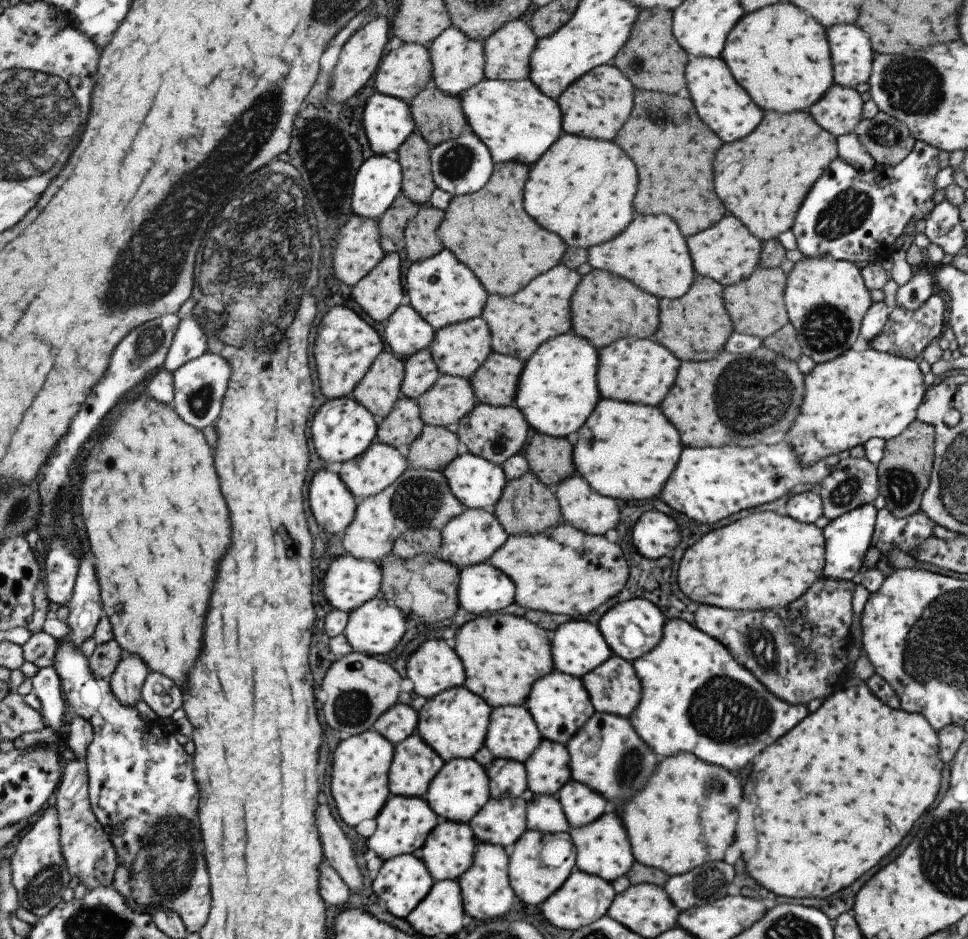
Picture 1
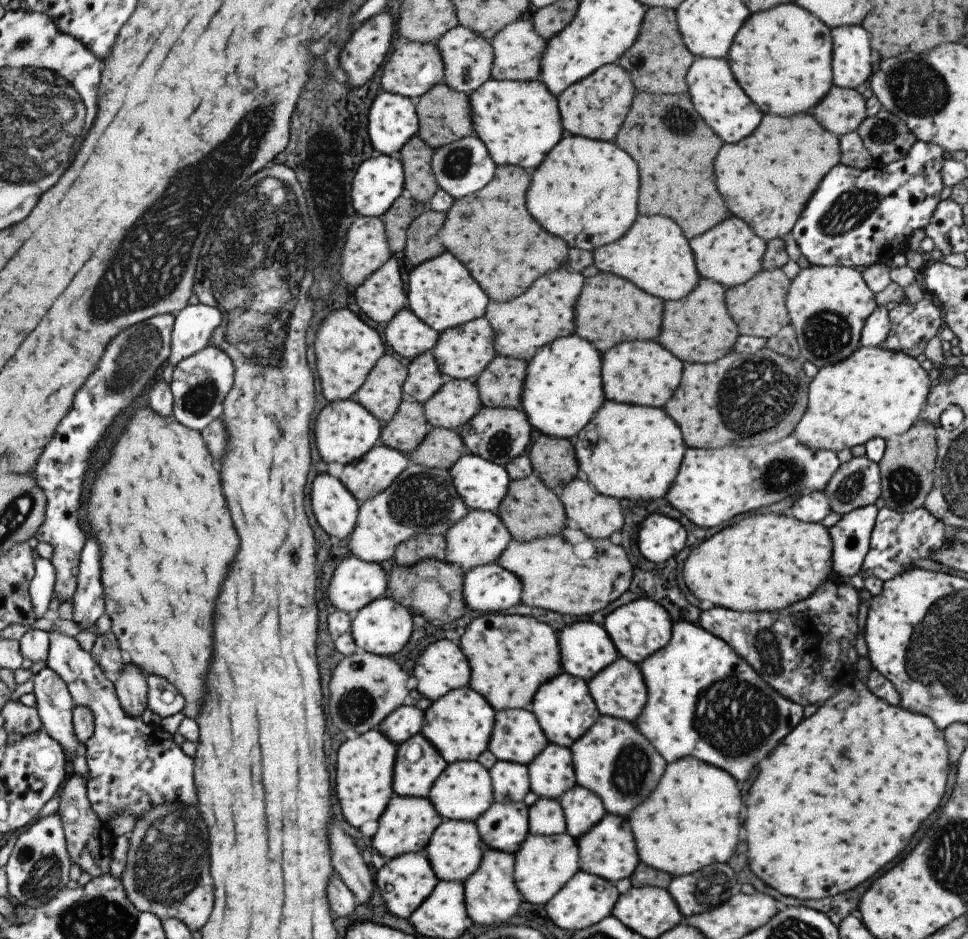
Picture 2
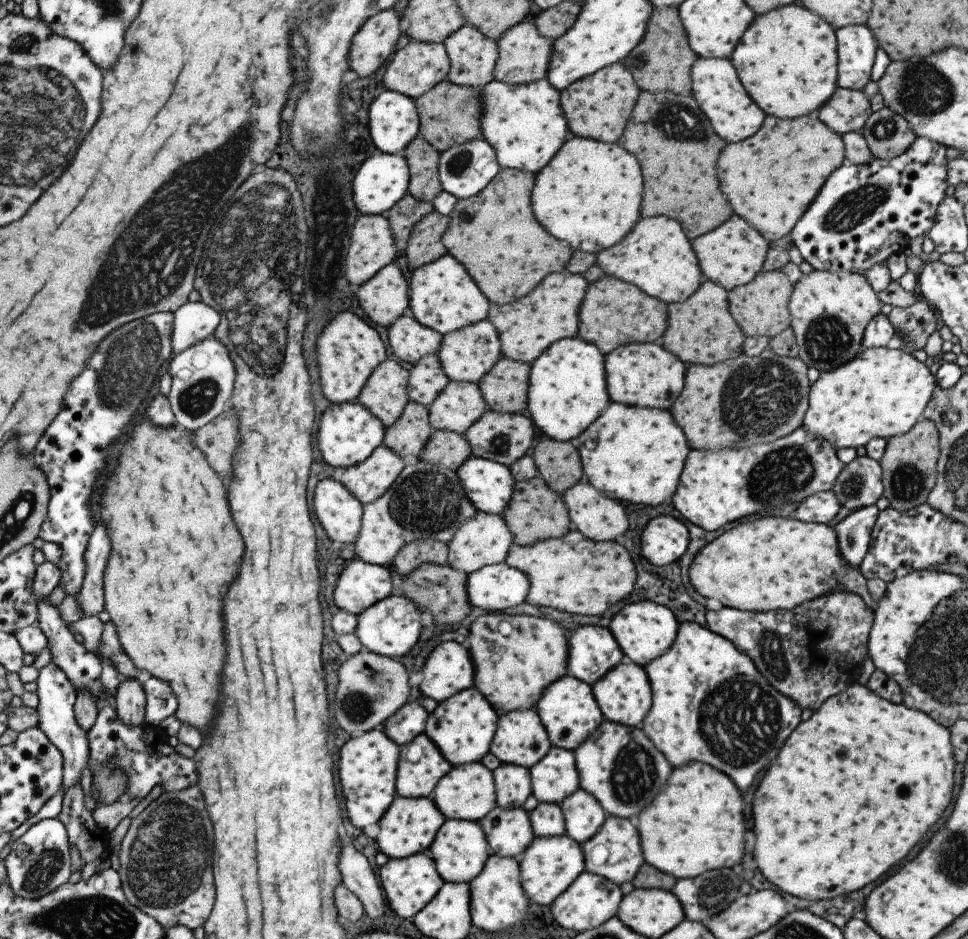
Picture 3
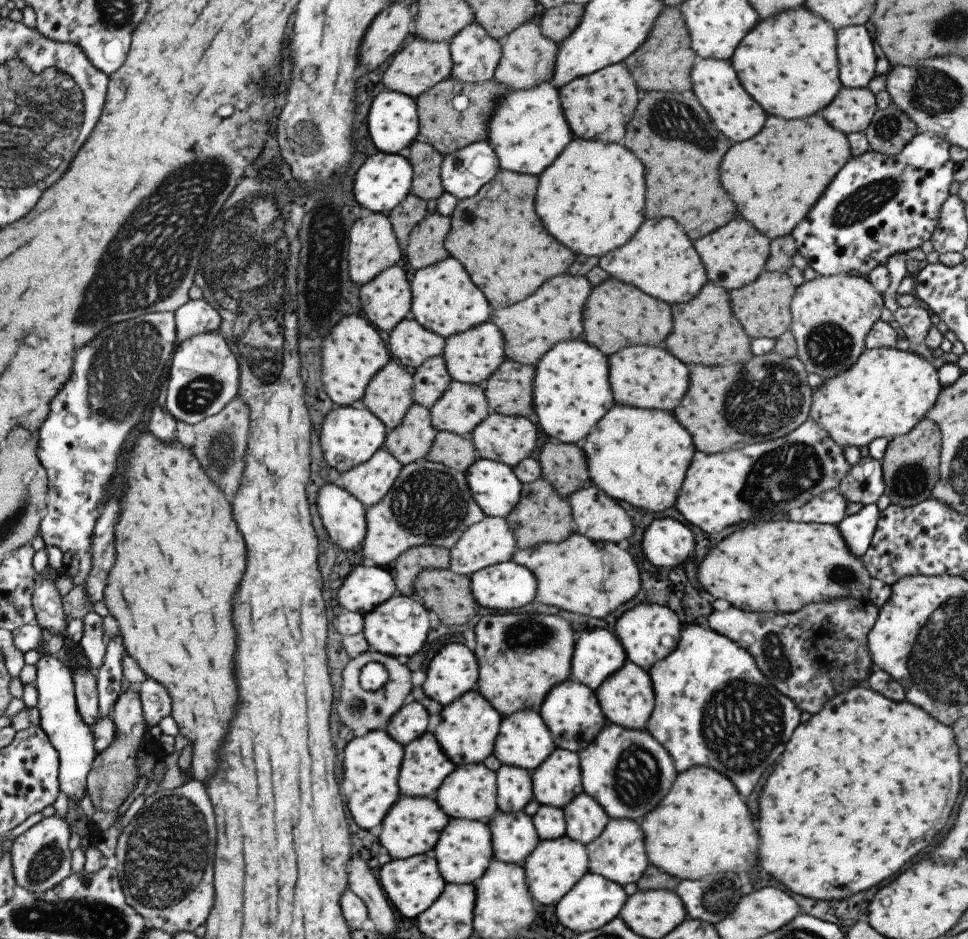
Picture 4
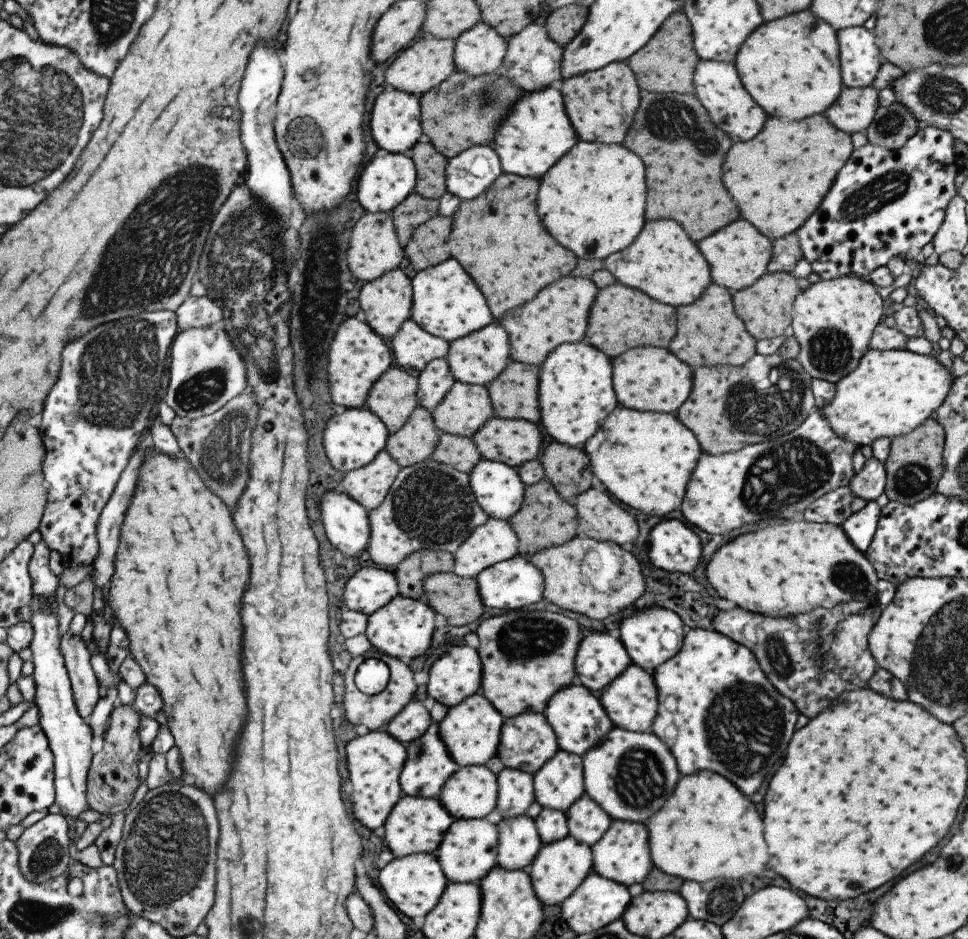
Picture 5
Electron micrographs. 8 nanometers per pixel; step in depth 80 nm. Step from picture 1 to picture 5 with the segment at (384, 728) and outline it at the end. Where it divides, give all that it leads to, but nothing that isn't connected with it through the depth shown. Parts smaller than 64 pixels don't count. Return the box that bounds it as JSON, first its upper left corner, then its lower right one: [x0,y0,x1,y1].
[383,701,431,744]

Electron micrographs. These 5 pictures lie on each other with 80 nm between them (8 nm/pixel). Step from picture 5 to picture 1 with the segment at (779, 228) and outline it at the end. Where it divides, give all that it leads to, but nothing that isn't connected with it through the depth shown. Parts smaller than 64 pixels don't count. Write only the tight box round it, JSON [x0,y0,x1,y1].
[713,111,837,241]

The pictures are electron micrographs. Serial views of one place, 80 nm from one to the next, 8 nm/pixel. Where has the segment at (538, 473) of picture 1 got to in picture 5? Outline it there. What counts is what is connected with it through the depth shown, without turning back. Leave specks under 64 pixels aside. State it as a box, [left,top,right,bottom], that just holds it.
[539,441,595,502]

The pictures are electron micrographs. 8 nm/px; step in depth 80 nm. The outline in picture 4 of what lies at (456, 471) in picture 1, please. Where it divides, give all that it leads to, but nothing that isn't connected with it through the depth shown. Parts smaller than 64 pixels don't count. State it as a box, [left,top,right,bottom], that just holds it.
[464,458,521,518]

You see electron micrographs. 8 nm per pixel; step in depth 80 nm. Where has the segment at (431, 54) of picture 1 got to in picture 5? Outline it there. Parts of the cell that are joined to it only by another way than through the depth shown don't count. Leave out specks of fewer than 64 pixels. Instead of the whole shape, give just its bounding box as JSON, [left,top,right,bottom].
[453,22,507,76]

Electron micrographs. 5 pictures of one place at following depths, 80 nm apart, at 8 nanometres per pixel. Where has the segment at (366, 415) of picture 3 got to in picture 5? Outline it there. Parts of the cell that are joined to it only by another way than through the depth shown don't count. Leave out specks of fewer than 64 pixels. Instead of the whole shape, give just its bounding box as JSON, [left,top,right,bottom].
[323,409,387,473]

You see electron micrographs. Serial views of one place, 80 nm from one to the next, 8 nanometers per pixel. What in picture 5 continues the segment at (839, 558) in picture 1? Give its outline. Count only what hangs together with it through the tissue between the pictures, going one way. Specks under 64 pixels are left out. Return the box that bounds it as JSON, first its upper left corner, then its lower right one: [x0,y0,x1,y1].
[839,501,879,553]

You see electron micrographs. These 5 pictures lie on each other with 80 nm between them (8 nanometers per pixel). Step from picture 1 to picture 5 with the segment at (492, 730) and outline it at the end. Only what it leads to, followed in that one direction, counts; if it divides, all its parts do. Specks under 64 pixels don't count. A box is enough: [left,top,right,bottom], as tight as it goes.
[496,712,558,776]

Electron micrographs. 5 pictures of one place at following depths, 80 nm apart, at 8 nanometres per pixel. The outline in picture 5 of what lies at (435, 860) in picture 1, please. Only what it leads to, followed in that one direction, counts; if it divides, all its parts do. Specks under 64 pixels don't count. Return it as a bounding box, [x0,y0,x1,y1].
[433,818,497,883]

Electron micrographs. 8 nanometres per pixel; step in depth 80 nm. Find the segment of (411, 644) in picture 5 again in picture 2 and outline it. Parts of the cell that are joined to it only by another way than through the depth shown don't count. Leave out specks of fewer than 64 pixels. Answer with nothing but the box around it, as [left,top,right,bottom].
[348,595,415,657]

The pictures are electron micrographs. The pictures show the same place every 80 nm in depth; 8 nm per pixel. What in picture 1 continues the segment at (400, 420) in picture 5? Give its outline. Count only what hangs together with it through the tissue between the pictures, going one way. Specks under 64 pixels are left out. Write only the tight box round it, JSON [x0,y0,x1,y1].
[351,350,404,420]

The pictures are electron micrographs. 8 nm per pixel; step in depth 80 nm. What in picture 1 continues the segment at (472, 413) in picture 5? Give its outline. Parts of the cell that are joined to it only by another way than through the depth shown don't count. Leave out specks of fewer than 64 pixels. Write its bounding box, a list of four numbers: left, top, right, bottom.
[415,374,477,429]

